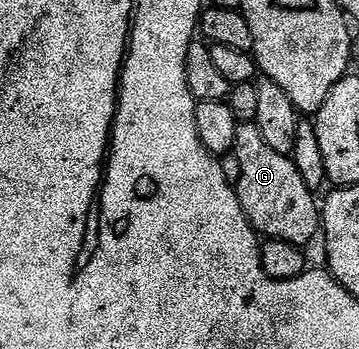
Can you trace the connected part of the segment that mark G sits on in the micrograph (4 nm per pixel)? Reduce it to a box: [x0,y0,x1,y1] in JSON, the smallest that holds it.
[234,123,322,248]

